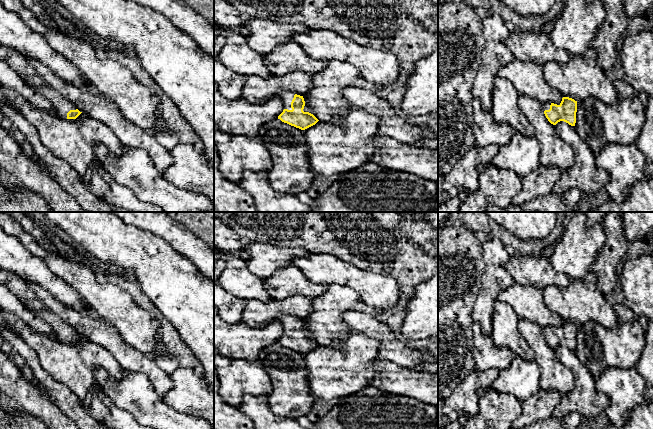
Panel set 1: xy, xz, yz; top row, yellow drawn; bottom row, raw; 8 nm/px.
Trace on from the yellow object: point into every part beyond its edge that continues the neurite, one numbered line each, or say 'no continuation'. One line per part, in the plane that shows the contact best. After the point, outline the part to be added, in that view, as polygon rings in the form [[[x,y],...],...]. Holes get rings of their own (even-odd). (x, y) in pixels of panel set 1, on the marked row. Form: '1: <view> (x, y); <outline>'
1: xz (287, 97); [[[282,92],[278,96],[282,99],[285,109],[292,110],[291,102],[294,98],[294,93],[292,92]]]

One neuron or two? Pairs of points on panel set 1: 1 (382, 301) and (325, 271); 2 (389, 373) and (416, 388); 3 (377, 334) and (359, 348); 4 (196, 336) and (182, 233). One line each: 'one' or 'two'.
1: one
2: one
3: two
4: two

